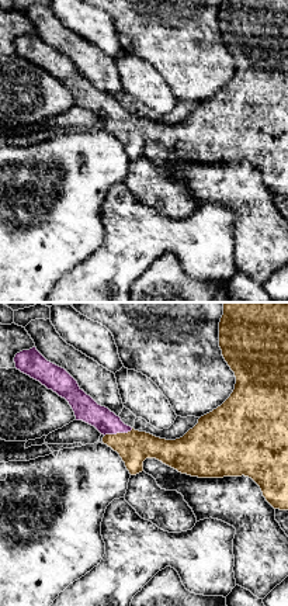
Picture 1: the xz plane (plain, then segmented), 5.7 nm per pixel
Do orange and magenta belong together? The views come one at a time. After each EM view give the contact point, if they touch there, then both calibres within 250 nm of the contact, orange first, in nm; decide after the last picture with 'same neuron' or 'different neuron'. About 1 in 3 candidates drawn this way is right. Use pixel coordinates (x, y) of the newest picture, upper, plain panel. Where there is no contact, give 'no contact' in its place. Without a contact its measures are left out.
meets orange at (118, 118); 190 nm thick on the orange side, 140 nm on the other

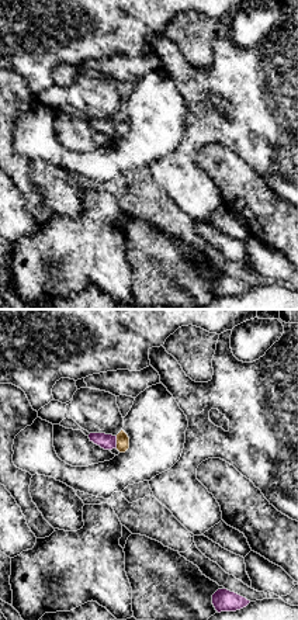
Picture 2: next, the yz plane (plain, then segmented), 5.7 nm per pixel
meets orange at (117, 127); 80 nm thick on the orange side, 90 nm on the other

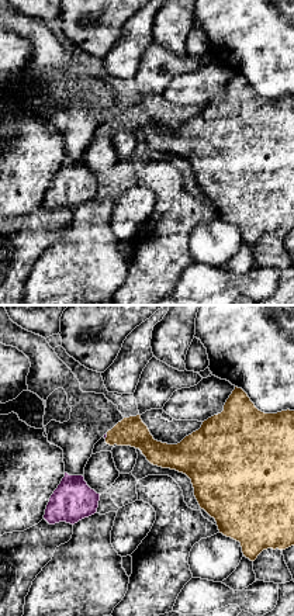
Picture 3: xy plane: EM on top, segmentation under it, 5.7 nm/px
meets orange at (107, 121); 160 nm thick on the orange side, 20 nm on the other

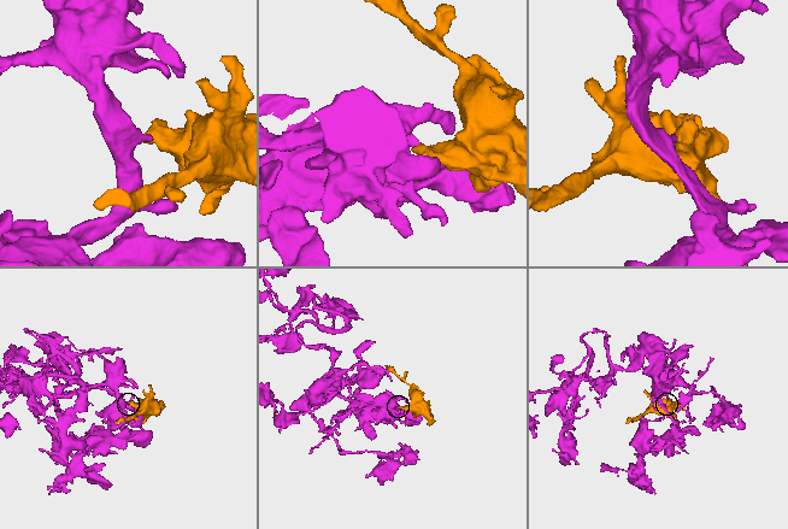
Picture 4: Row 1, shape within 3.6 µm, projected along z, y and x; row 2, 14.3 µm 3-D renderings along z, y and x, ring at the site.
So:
same neuron

